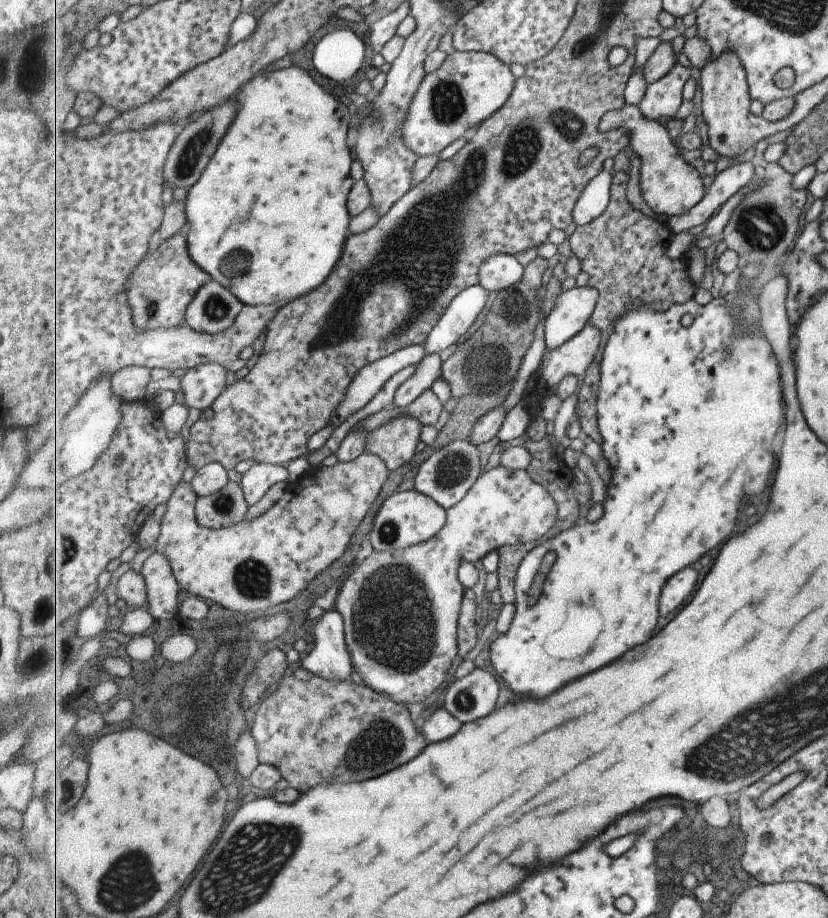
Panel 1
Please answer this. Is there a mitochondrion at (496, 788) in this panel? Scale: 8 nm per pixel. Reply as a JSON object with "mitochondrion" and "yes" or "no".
{"mitochondrion":"no"}

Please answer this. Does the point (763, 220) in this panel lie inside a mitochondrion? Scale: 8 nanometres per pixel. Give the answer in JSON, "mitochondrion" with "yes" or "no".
{"mitochondrion":"yes"}

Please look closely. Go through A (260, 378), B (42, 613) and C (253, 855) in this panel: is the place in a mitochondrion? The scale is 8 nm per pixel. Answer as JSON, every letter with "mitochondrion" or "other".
{"A":"other","B":"mitochondrion","C":"mitochondrion"}

